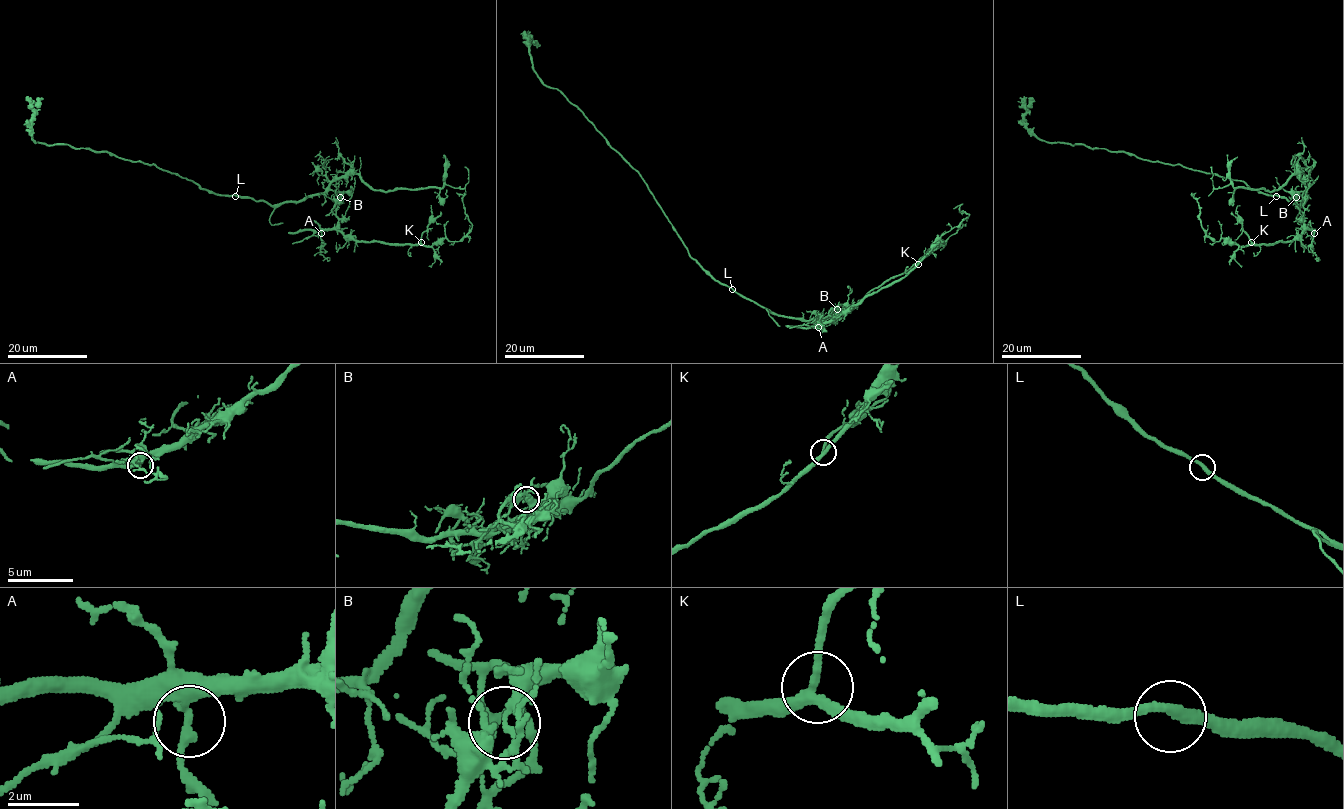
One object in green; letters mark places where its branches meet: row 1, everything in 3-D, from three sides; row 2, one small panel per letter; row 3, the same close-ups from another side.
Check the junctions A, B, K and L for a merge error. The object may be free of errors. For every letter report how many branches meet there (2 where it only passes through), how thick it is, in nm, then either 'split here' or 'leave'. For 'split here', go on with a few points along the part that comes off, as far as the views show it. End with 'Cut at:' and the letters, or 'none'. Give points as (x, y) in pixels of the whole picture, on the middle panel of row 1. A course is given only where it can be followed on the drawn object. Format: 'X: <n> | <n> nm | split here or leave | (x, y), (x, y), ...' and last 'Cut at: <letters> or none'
A: 2 | 280 nm | leave
B: 2 | 240 nm | split here | (836, 308), (828, 313), (838, 316), (904, 278), (941, 237), (968, 215), (958, 205), (953, 208)
K: 3 | 220 nm | leave
L: 2 | 300 nm | leave
Cut at: B

